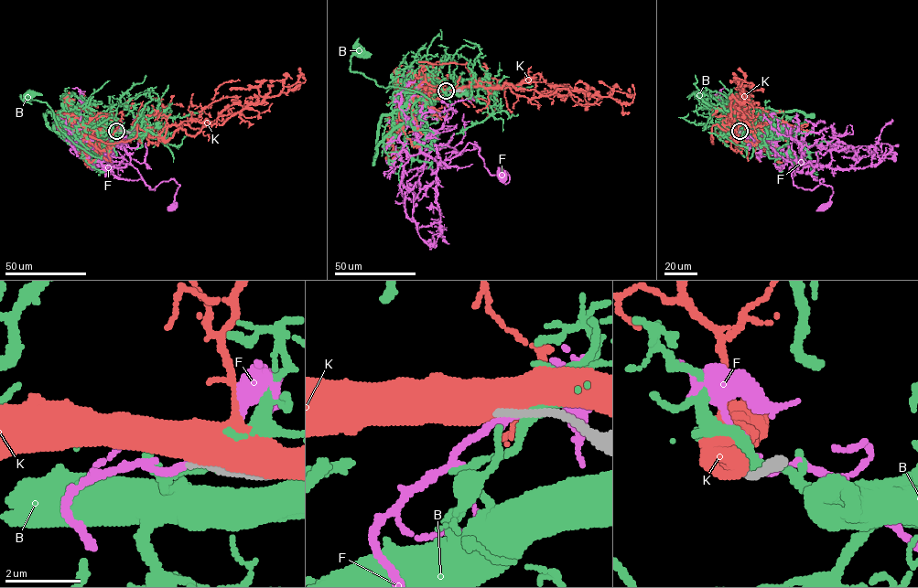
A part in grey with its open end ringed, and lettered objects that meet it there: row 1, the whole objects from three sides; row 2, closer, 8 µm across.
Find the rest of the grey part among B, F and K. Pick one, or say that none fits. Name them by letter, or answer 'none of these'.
none of these

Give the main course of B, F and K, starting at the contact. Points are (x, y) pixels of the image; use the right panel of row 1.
B: (739, 131), (754, 137), (749, 158), (738, 146), (735, 107), (716, 95), (704, 99), (703, 94)
F: (739, 131), (785, 161), (811, 162), (793, 171), (793, 184), (813, 189), (823, 178), (832, 189), (823, 208)
K: (739, 130), (737, 137), (736, 124), (741, 122), (748, 128), (738, 114), (752, 83), (733, 78)

